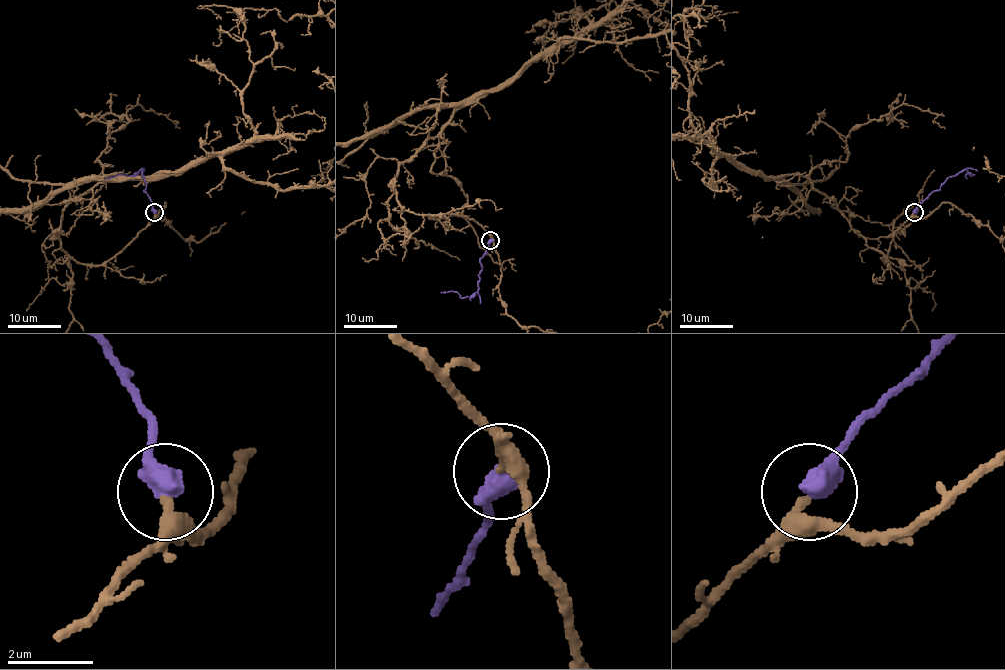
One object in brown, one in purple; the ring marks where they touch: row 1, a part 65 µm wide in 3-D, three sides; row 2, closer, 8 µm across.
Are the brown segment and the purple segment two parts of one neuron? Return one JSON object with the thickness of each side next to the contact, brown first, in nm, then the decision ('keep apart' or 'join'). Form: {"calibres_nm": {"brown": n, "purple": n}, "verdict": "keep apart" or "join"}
{"calibres_nm": {"brown": 260, "purple": 550}, "verdict": "join"}

